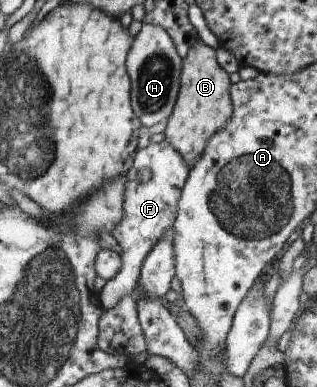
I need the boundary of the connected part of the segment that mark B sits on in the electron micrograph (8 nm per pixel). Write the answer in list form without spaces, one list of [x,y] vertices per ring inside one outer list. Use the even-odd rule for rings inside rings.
[[[198,40],[193,49],[183,59],[181,90],[177,97],[173,114],[167,121],[164,134],[166,138],[183,155],[191,169],[202,157],[210,138],[222,131],[234,113],[231,97],[230,75],[220,67],[216,59],[216,50]]]

